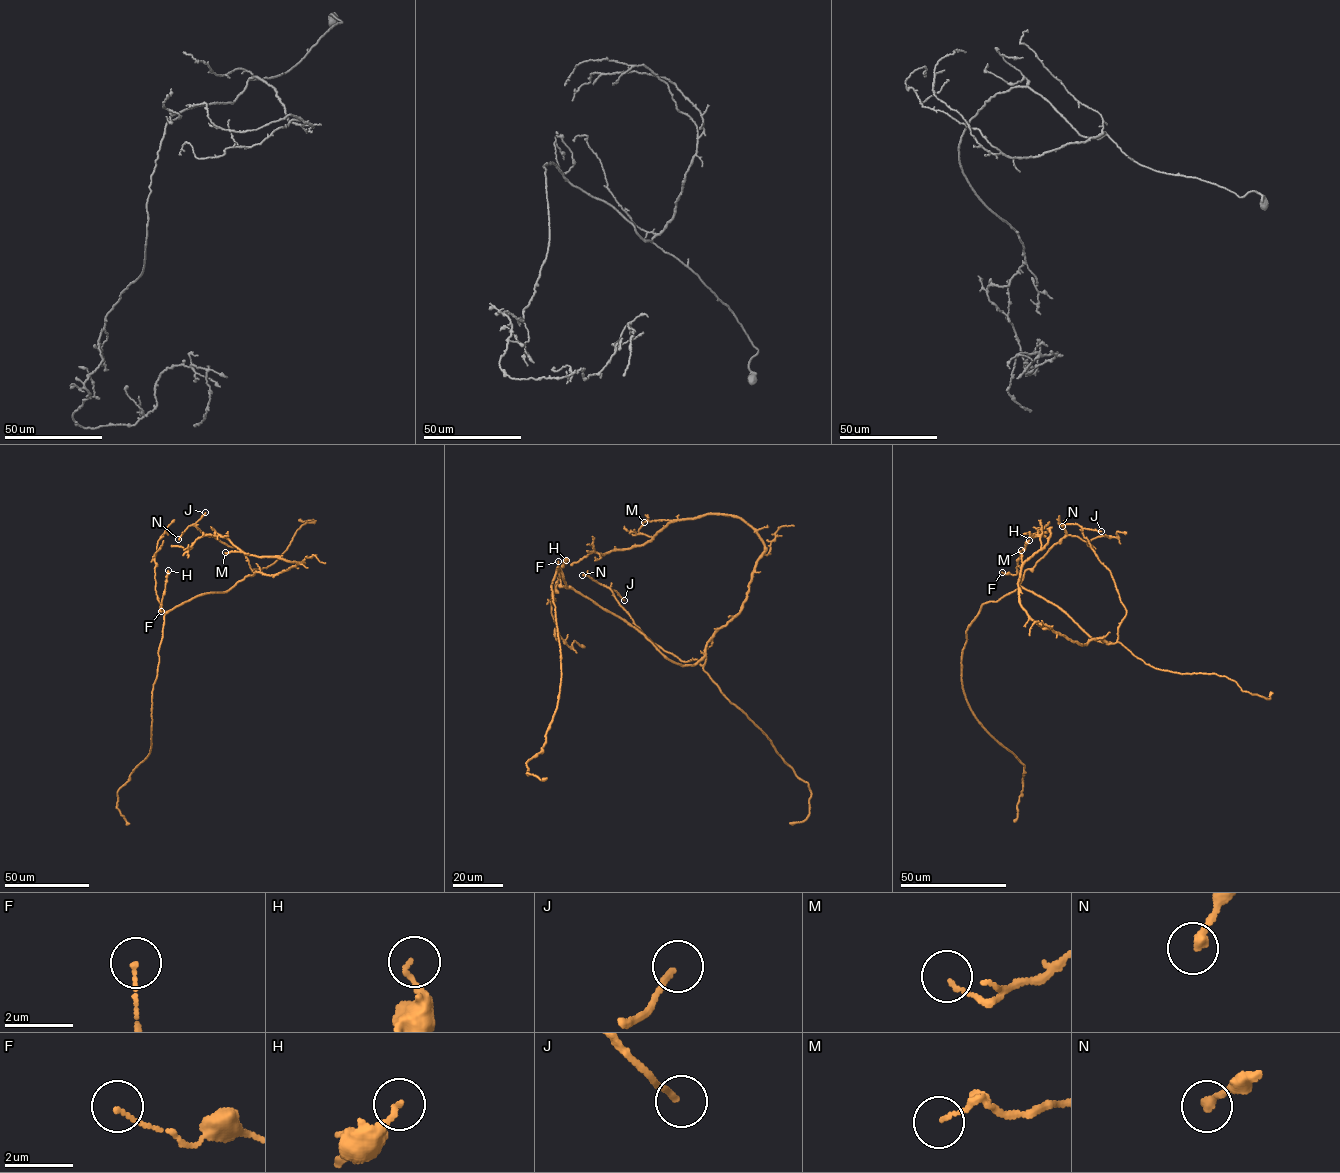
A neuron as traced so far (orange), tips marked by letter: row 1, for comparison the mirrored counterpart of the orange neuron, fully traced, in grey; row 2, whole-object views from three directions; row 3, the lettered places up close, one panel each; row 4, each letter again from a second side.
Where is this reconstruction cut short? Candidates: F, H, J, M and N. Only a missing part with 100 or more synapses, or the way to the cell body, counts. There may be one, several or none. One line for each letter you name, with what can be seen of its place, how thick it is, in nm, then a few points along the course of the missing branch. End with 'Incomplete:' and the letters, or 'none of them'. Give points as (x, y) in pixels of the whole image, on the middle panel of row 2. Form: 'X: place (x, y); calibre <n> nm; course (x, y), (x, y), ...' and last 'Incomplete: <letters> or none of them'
Incomplete: none of them

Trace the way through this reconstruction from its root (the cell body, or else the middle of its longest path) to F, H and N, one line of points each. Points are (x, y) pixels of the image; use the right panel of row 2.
F: (1055, 605), (1021, 587), (1022, 577), (1018, 574), (1002, 572)
H: (1055, 605), (1020, 585), (1022, 576), (1017, 571), (1017, 559), (1029, 540)
N: (1055, 605), (1089, 636), (1111, 642), (1108, 644), (1117, 641), (1126, 613), (1111, 573), (1080, 526), (1062, 526)

